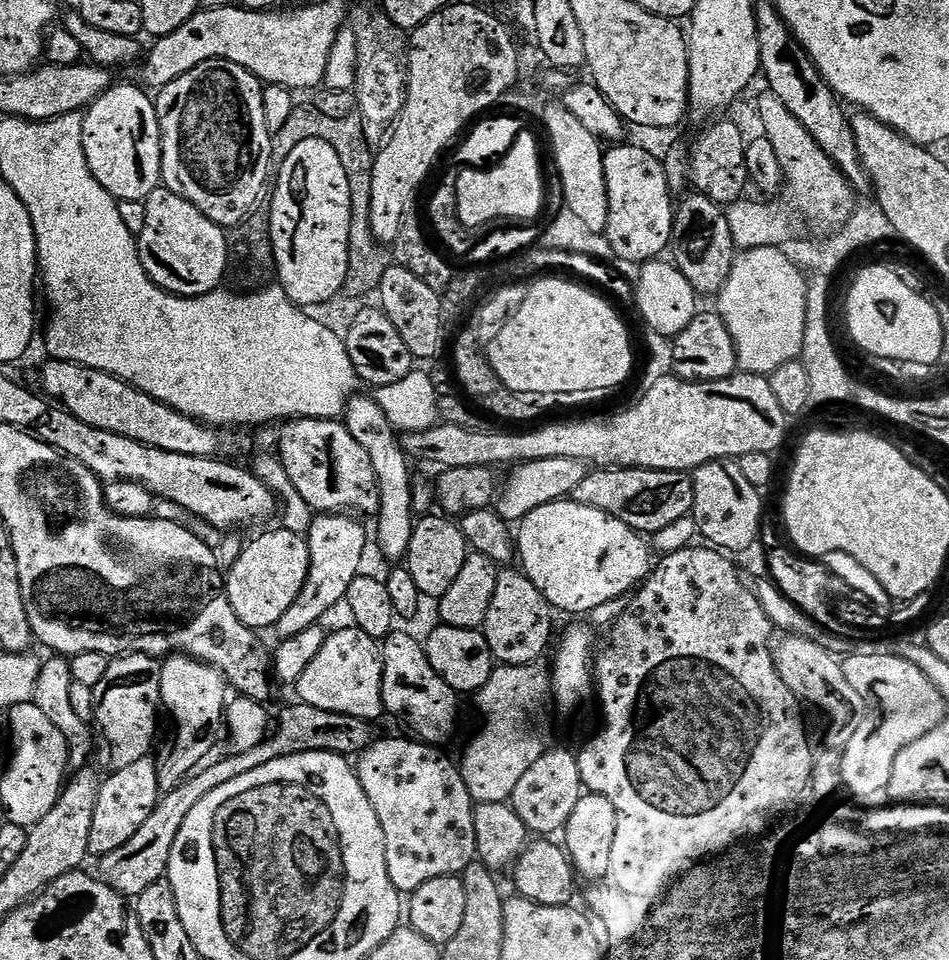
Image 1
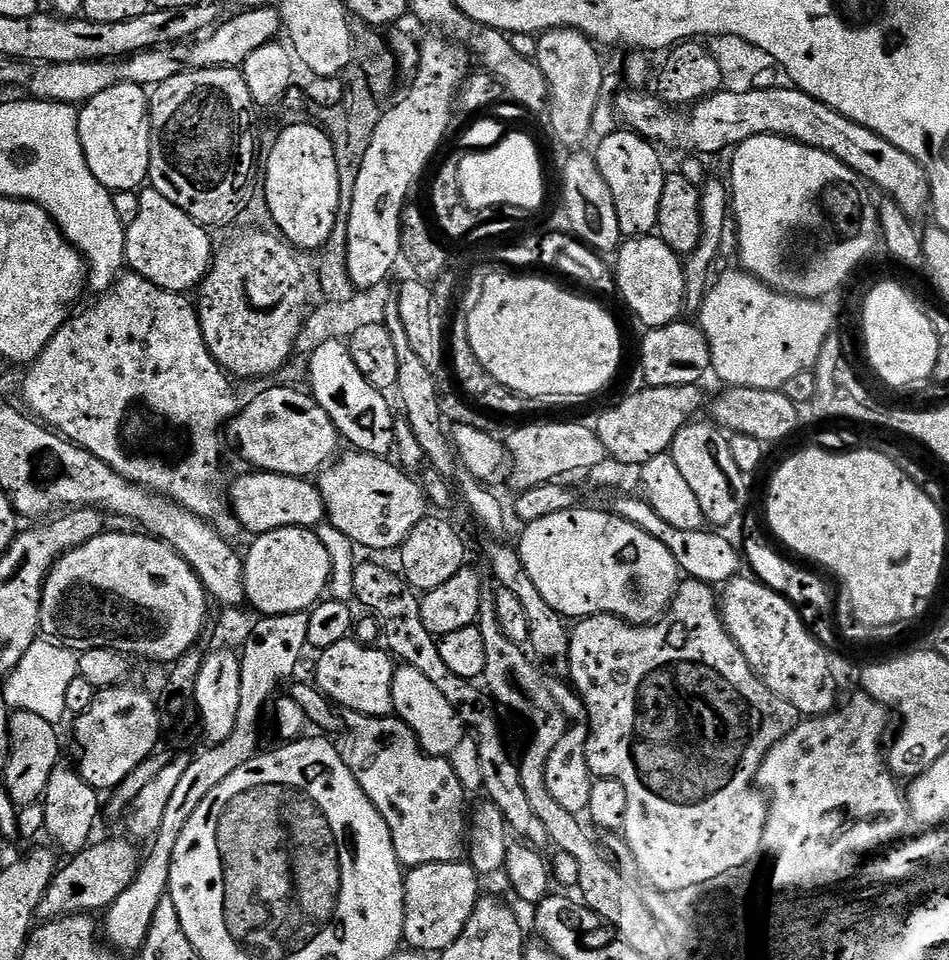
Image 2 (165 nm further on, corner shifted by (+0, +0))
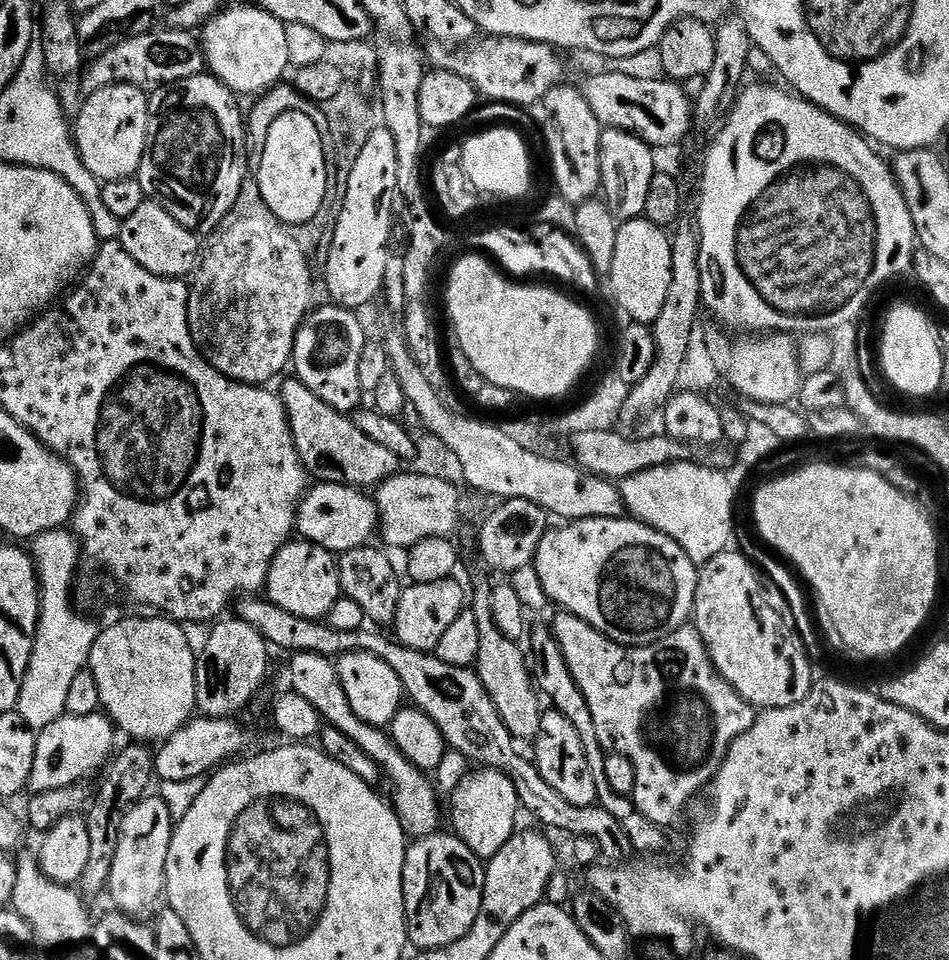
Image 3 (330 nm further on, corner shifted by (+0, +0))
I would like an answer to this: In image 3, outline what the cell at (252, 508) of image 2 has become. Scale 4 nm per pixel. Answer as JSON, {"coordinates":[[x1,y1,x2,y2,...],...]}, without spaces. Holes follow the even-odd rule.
{"coordinates":[[313,483,304,493,300,508,296,512,299,535,333,554,343,554,365,547,375,532,377,535,380,523,380,511,376,508,375,499,367,491,354,488,351,484]]}

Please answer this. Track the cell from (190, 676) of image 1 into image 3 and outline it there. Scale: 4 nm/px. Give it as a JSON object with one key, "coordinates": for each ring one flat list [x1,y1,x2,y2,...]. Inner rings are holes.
{"coordinates":[[148,794,144,797,144,799,137,802,135,806,132,807,130,812,126,814,126,820,122,825,121,832,121,841,118,842,118,852,117,856,114,858,113,862,113,870,109,876,109,882,107,886,107,891,112,894,112,900,117,909,123,912,125,915,128,915,133,918,148,918,144,916,148,916,152,911,155,913,157,909,161,907,162,901,166,896,166,858,170,854,170,842,172,841,172,829,174,827,174,816,172,820,172,808,167,804,166,801,163,800,160,796,154,796,154,794]]}

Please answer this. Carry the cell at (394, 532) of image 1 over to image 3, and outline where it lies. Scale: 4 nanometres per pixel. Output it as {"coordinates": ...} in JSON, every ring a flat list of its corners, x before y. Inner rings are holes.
{"coordinates":[[339,306,317,307,300,325,296,335,296,345,292,351,295,379,300,380,322,402,334,410,352,414,361,407,362,391,359,384,359,362,363,348,370,341,364,333,364,324,357,313,350,308]]}

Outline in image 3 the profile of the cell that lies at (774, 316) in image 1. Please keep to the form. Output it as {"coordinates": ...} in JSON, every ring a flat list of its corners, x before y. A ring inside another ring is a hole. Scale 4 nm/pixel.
{"coordinates":[[771,333,763,335,756,342,754,338,740,340,725,340,722,336,713,335,709,341,712,348,712,356,717,366,721,379,727,382,738,392,743,399,762,403,787,404,793,403,800,394,804,373,800,365,800,355,795,339,787,333]]}

